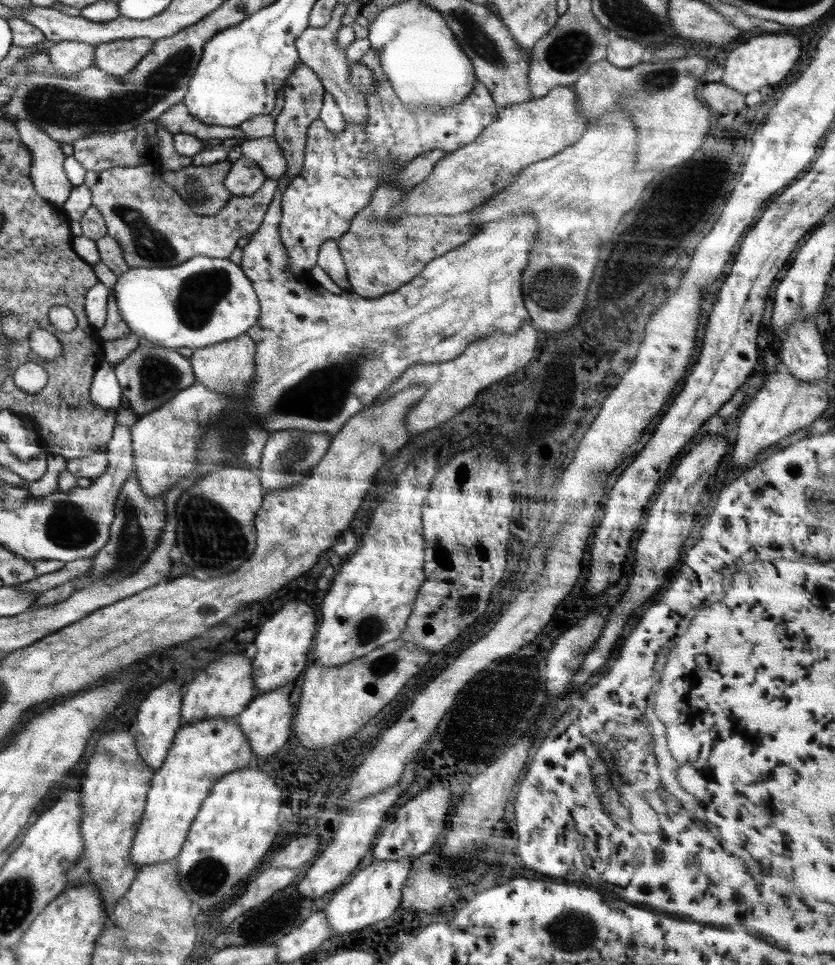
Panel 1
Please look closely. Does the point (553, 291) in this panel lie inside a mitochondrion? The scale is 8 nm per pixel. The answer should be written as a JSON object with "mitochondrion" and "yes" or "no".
{"mitochondrion":"yes"}

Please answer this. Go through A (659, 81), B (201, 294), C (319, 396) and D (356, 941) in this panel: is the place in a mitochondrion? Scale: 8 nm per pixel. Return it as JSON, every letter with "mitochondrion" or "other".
{"A":"mitochondrion","B":"mitochondrion","C":"mitochondrion","D":"other"}

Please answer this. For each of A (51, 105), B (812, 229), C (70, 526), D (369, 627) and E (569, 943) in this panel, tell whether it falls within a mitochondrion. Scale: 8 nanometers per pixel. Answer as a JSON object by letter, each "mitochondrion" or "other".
{"A":"mitochondrion","B":"other","C":"mitochondrion","D":"mitochondrion","E":"mitochondrion"}

